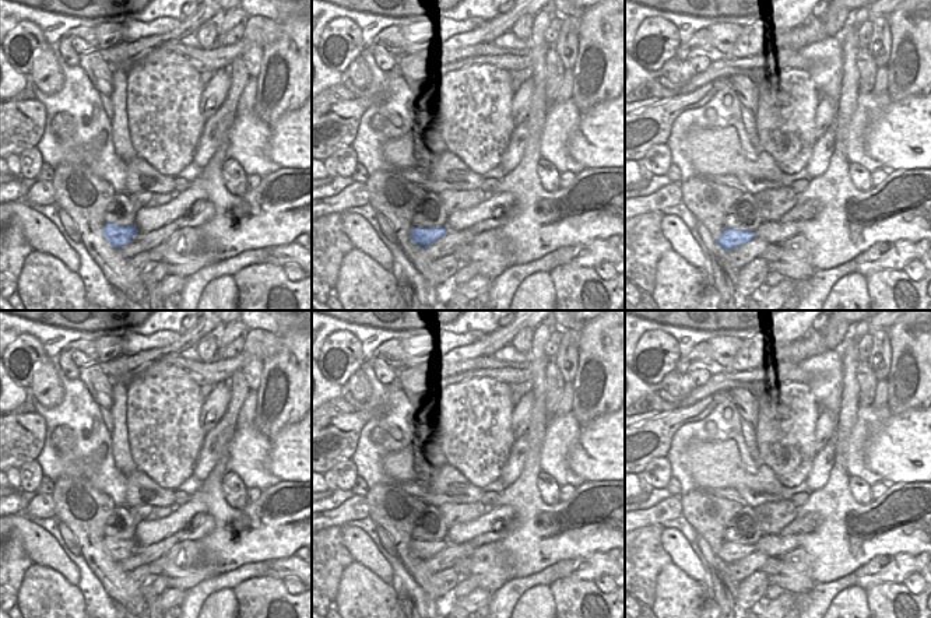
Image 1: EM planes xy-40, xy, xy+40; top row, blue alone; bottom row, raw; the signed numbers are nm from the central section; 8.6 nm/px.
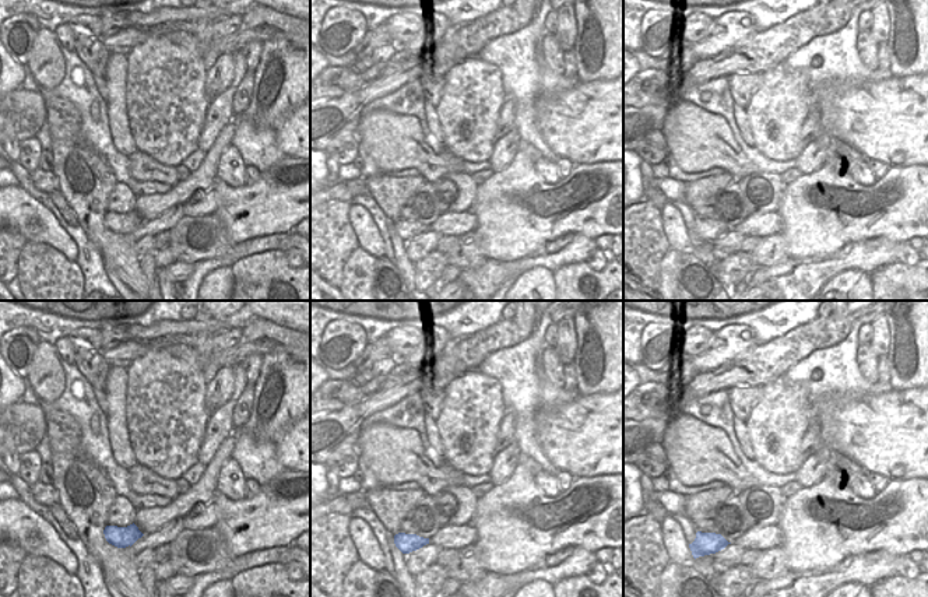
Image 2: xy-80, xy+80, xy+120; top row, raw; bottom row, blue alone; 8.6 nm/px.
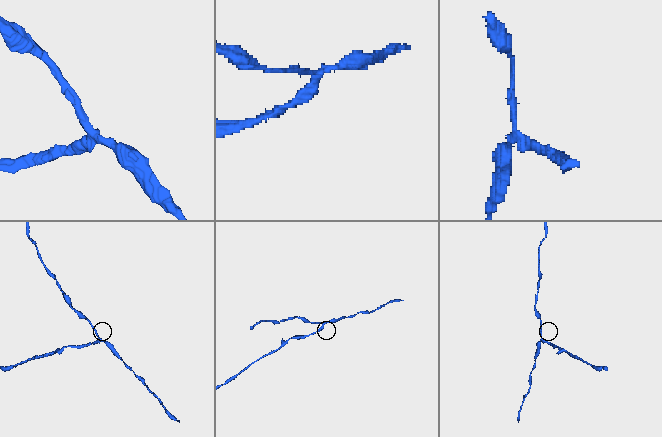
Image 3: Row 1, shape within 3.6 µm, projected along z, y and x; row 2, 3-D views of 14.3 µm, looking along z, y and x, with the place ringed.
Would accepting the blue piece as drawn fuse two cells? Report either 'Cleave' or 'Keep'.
Cleave.

